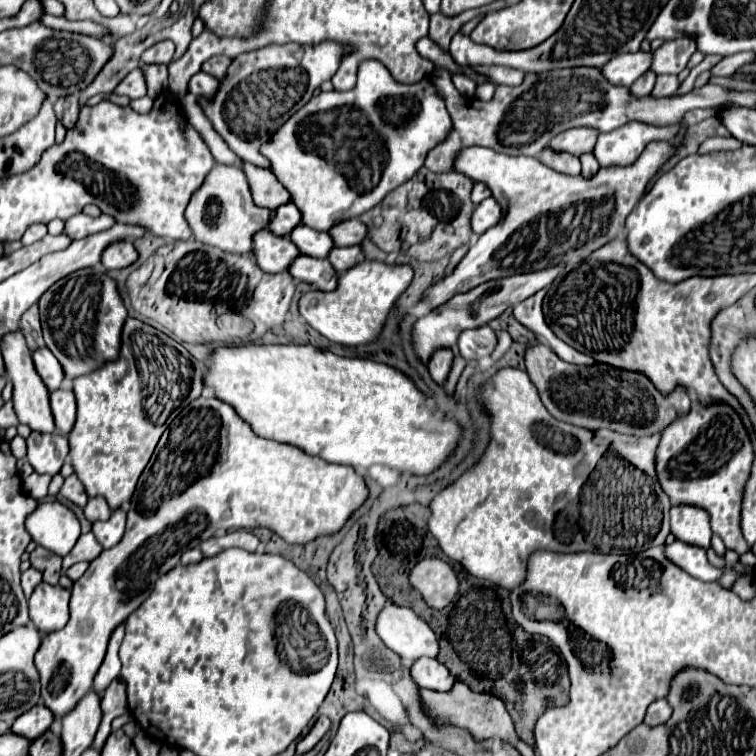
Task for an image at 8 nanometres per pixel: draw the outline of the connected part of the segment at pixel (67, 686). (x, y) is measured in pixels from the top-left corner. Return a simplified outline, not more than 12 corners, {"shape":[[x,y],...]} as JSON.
{"shape":[[215,397],[161,435],[119,545],[35,653],[61,719],[115,627],[215,531],[339,531],[353,467]]}

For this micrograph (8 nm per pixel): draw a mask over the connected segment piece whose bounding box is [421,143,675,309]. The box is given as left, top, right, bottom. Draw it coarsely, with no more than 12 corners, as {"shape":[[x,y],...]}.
{"shape":[[463,147],[503,219],[425,289],[435,309],[491,279],[583,261],[615,239],[673,151],[561,175]]}

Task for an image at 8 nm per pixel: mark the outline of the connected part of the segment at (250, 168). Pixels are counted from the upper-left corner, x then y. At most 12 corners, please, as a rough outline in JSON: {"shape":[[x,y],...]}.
{"shape":[[243,163],[251,197],[273,211],[291,201],[269,169]]}

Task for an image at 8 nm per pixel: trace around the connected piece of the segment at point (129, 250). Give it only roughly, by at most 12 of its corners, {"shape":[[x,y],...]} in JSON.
{"shape":[[111,243],[101,255],[105,269],[129,267],[137,259],[133,243]]}

